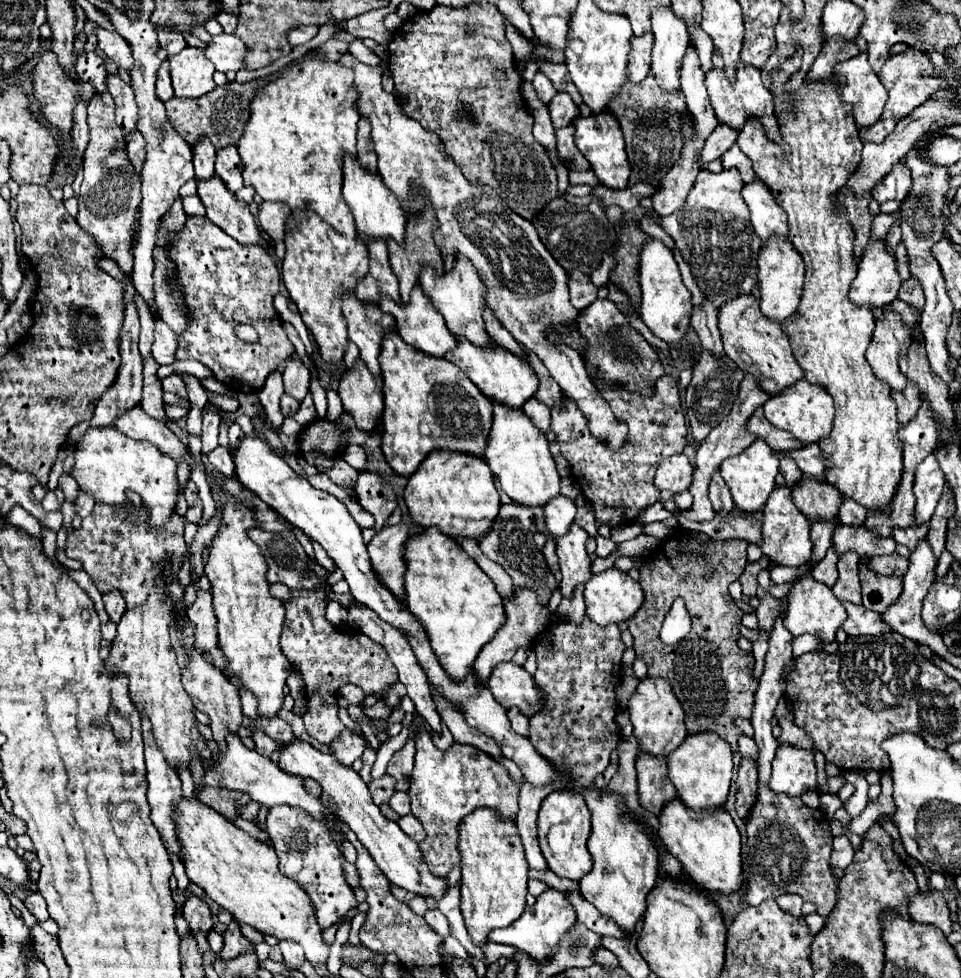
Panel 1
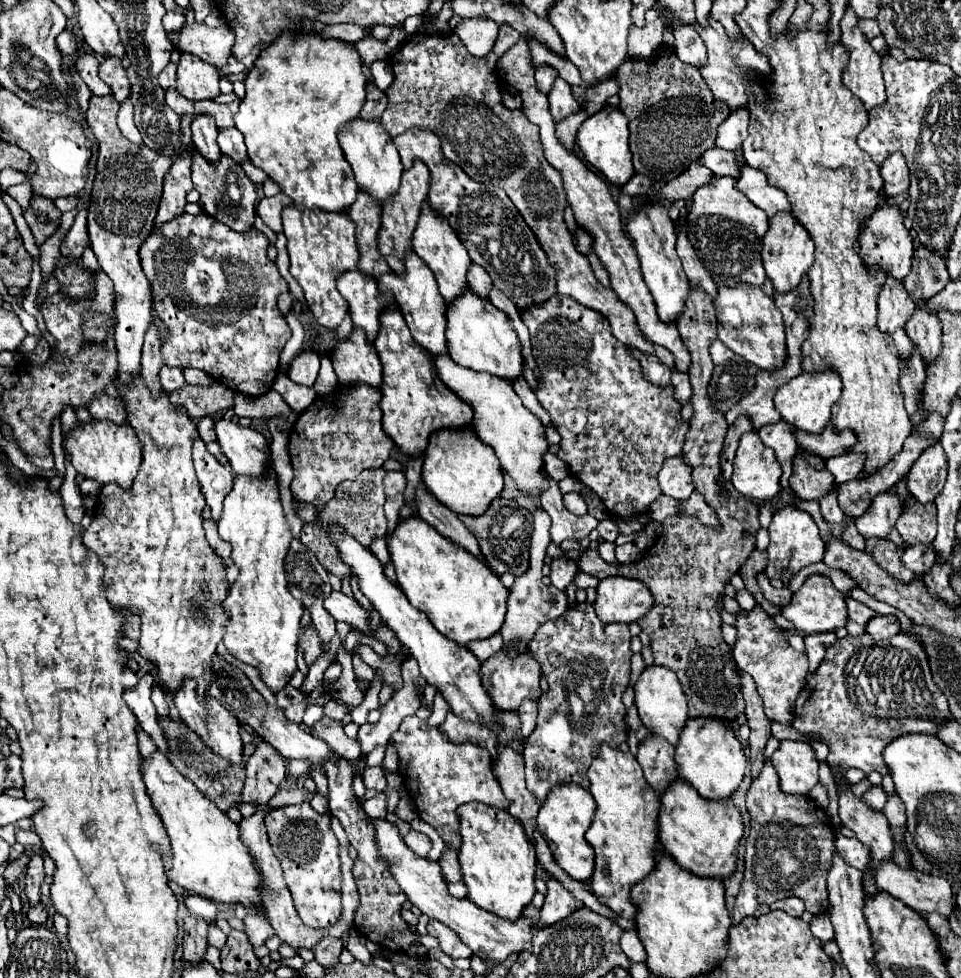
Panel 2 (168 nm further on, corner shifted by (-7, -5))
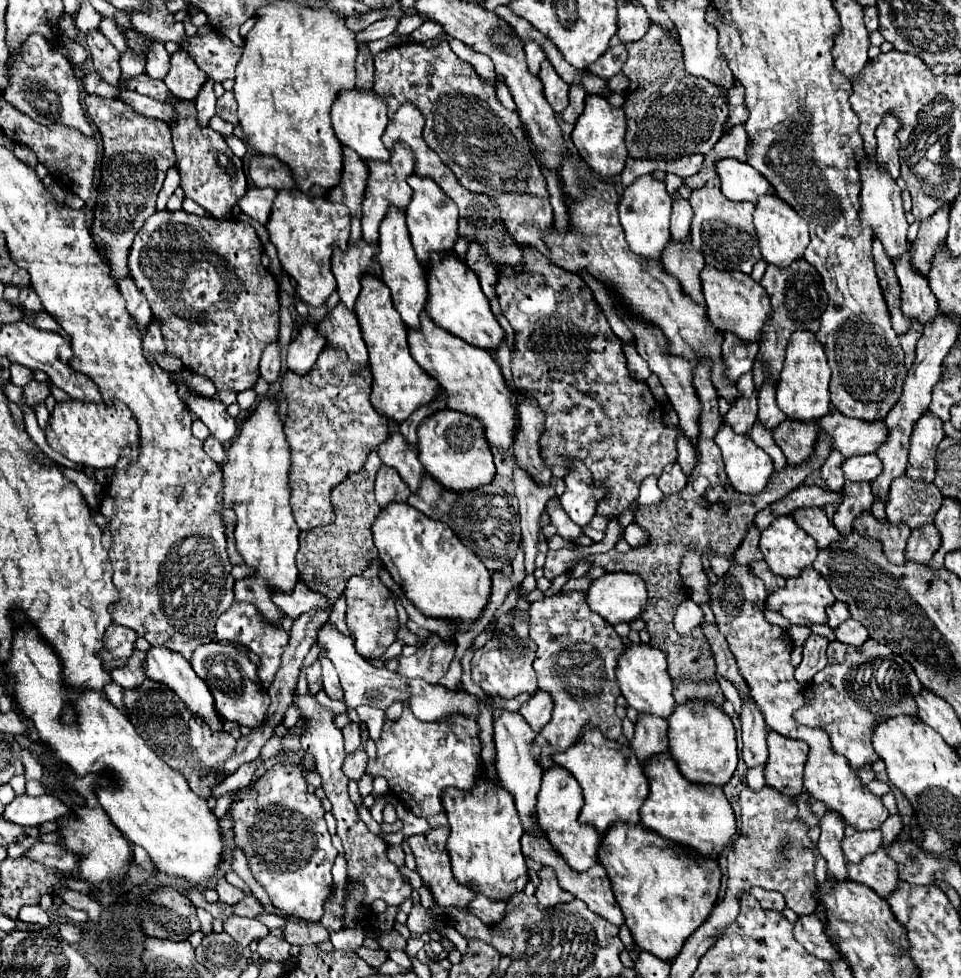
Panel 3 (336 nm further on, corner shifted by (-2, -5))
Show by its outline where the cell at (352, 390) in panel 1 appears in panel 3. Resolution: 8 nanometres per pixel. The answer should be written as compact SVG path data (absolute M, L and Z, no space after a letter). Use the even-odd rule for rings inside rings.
M342 303L332 311L330 317L324 317L324 321L318 325L318 333L326 339L326 347L344 351L354 365L368 363L368 351L358 319Z

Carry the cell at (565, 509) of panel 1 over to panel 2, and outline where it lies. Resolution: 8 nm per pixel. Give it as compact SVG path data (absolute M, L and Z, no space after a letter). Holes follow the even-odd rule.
M567 493L565 497L563 497L563 501L565 501L565 505L567 505L567 509L573 513L573 515L585 515L587 513L587 503L585 503L585 499L581 497L581 493Z

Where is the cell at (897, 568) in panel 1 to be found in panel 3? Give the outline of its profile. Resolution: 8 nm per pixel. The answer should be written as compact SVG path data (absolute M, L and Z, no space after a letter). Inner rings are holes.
M924 525L922 529L914 529L908 545L906 545L906 559L916 563L928 563L932 555L940 547L940 533L934 525Z

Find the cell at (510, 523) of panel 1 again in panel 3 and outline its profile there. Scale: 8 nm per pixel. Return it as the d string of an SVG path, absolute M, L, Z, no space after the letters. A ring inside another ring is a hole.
M424 475L420 491L408 497L408 505L420 509L434 521L446 523L456 537L486 565L488 571L500 571L516 557L520 549L520 517L514 495L506 495L502 491L488 493L484 487L474 493L450 493L430 475Z

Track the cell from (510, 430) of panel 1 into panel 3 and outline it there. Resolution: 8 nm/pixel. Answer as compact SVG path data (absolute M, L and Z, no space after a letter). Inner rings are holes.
M422 313L420 317L422 327L418 331L408 331L408 345L410 353L416 359L416 363L430 375L434 377L442 389L448 395L448 409L474 415L482 421L484 425L484 437L488 445L508 451L514 445L514 435L516 435L516 401L512 399L512 391L508 383L504 381L500 367L496 361L490 357L490 353L468 345L466 341L452 337L434 321Z

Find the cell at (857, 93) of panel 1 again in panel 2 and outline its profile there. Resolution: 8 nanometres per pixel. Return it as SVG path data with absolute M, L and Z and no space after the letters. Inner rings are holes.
M847 9L845 15L843 15L843 21L841 21L841 43L845 45L845 49L849 51L849 63L843 71L843 83L847 89L851 89L851 93L855 93L867 109L873 109L877 105L881 105L885 101L885 85L883 85L883 73L881 73L881 57L879 53L871 47L869 39L861 33L861 29L857 27L857 21L859 17L855 15L853 9Z

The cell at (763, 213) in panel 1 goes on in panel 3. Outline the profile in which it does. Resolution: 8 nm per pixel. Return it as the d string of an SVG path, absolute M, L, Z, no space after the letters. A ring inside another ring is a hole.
M722 159L716 163L722 181L722 193L730 201L756 203L762 195L774 195L774 187L748 163L738 159Z

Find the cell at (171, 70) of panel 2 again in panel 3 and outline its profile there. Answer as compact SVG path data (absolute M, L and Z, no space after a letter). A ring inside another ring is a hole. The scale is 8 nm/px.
M154 43L146 59L146 75L150 75L152 79L164 79L168 67L170 67L170 55L166 53L162 43Z

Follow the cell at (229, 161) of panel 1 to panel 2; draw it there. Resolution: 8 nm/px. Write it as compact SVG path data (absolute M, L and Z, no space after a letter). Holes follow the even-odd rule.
M235 127L219 129L217 145L221 147L221 153L227 153L229 157L235 157L235 161L243 163L247 159L247 149L243 145L243 135Z

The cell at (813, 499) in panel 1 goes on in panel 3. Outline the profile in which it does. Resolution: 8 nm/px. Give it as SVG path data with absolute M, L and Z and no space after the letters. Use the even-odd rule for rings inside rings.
M782 421L774 431L774 441L782 449L790 467L798 467L814 457L818 429L814 421Z

